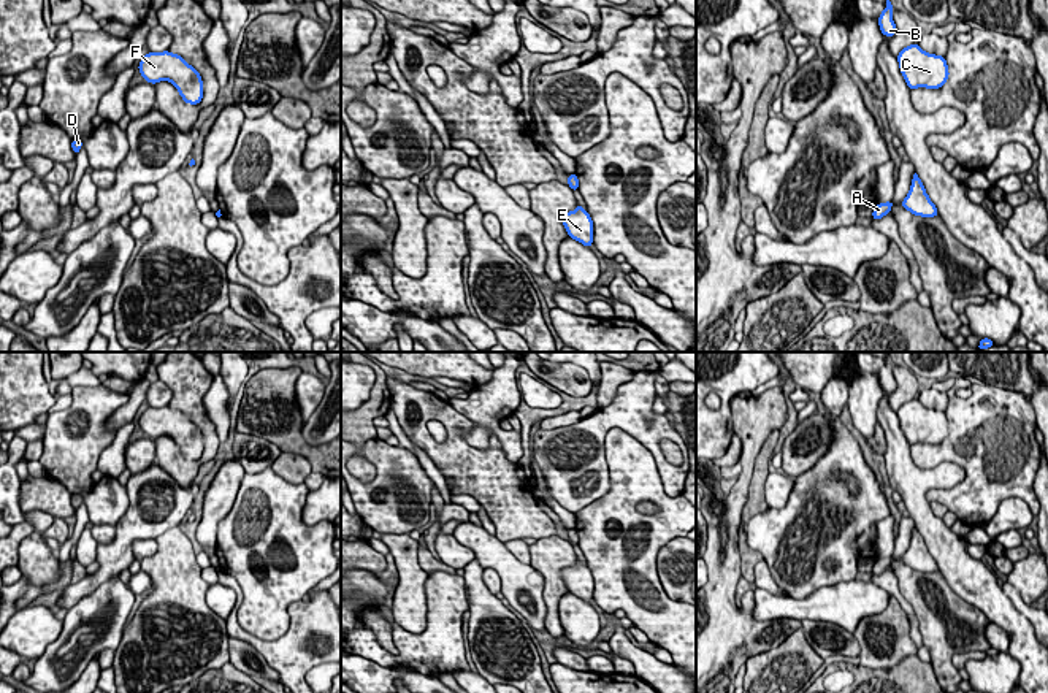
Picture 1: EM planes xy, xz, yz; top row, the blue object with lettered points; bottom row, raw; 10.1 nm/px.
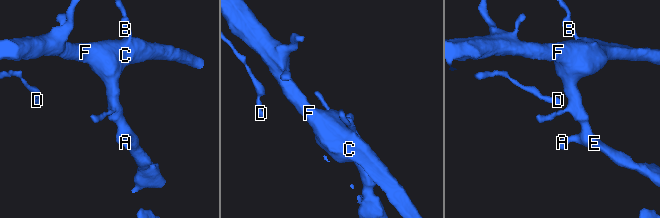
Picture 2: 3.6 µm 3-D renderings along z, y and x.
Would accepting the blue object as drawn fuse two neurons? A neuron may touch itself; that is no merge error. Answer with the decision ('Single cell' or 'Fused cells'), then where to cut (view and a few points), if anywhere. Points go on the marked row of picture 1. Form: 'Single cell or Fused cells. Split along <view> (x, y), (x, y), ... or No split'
Single cell. No split

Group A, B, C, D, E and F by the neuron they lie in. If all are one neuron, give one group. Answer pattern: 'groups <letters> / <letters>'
groups A B C D E F

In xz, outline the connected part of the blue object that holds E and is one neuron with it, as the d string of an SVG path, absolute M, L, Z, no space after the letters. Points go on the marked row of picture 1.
M577 205L574 211L564 212L561 216L561 222L572 239L582 243L587 247L591 247L593 220L588 211Z

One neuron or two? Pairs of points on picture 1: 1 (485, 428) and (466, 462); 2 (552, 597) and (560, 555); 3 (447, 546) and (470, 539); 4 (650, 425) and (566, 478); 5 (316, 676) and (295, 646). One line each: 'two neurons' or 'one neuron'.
1: two neurons
2: one neuron
3: two neurons
4: one neuron
5: two neurons

